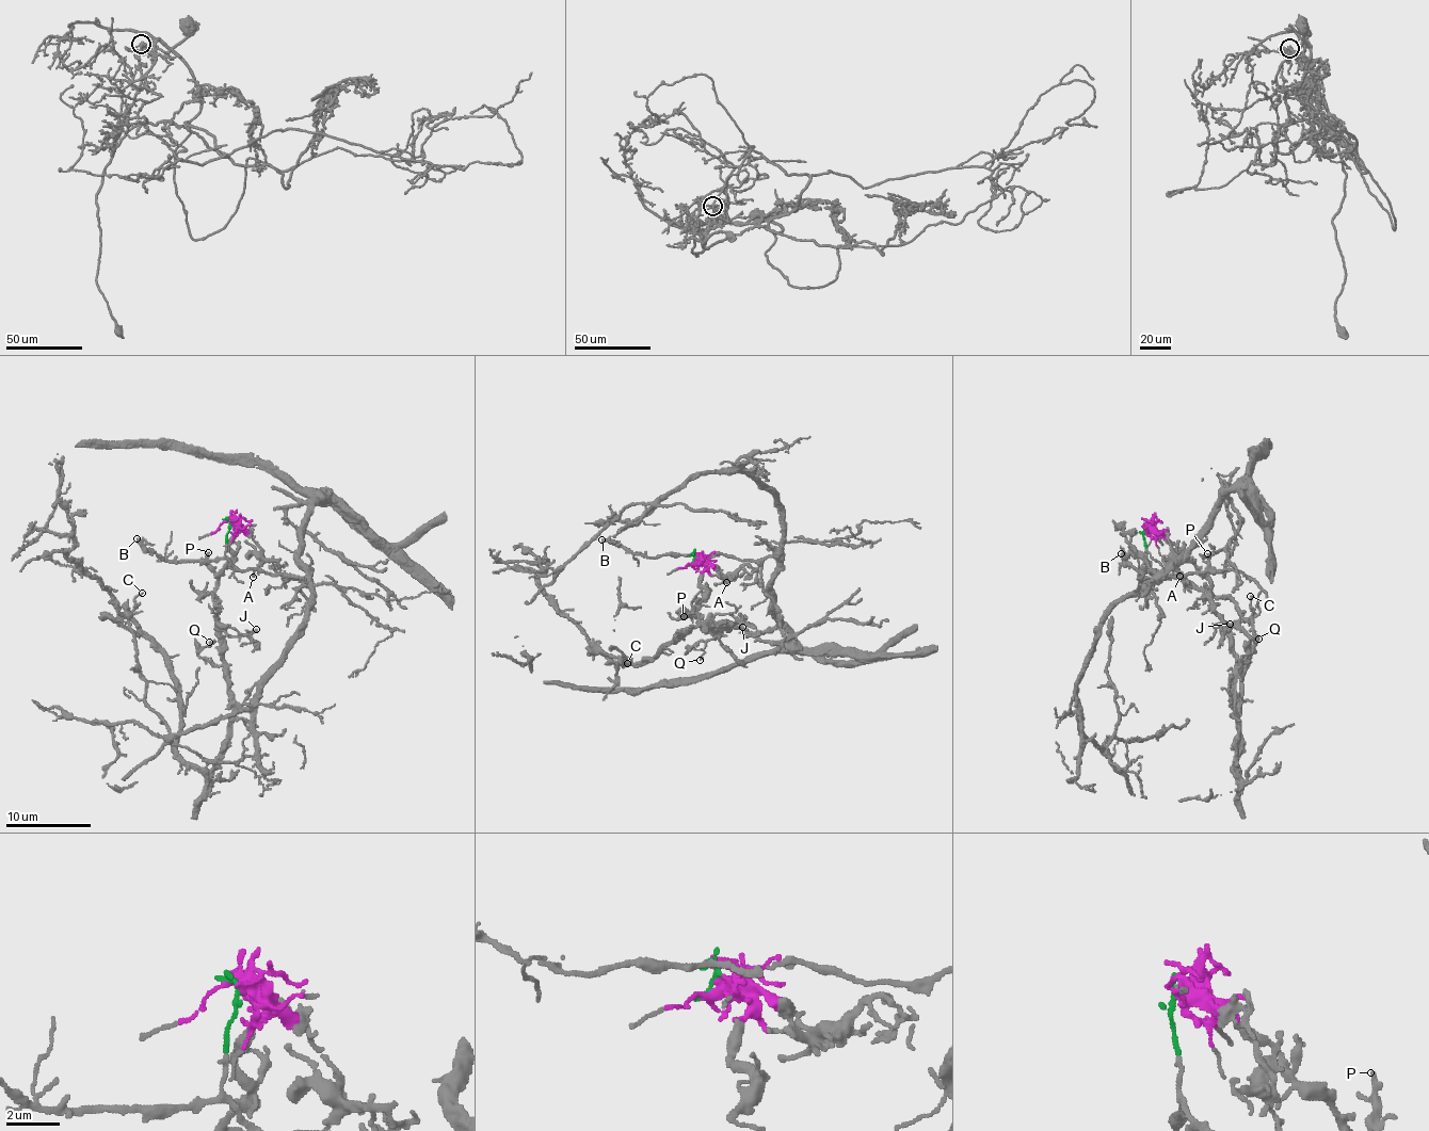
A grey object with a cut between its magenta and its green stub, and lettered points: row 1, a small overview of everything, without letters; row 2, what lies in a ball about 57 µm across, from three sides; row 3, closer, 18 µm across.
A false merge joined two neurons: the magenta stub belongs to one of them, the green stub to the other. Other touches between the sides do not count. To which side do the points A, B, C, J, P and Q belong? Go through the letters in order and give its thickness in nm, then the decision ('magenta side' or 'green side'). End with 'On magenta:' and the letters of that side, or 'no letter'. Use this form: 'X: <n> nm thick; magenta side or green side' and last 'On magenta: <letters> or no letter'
A: 130 nm thick; magenta side
B: 200 nm thick; green side
C: 130 nm thick; magenta side
J: 200 nm thick; magenta side
P: 150 nm thick; magenta side
Q: 120 nm thick; magenta side
On magenta: A, C, J, P, Q

